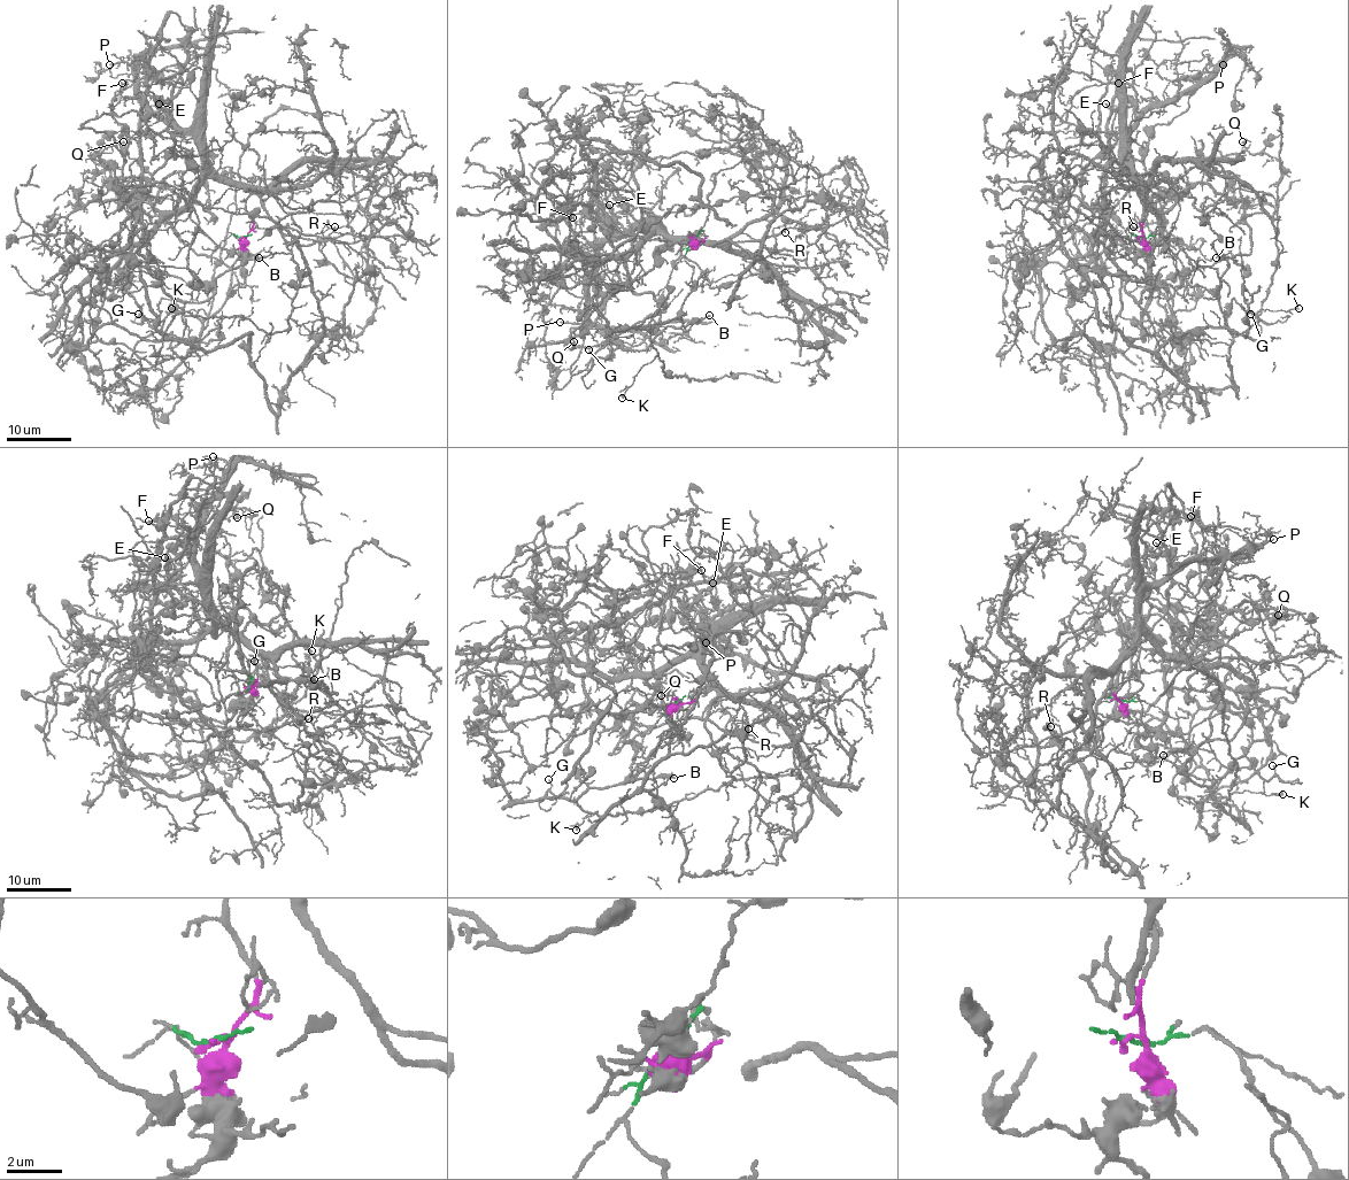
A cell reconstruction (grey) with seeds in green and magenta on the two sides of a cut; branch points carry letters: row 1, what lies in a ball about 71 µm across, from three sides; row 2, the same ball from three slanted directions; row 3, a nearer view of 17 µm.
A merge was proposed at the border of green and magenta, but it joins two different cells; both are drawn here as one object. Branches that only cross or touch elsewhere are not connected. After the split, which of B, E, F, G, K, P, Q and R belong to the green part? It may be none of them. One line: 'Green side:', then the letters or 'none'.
Green side: B, G, K

